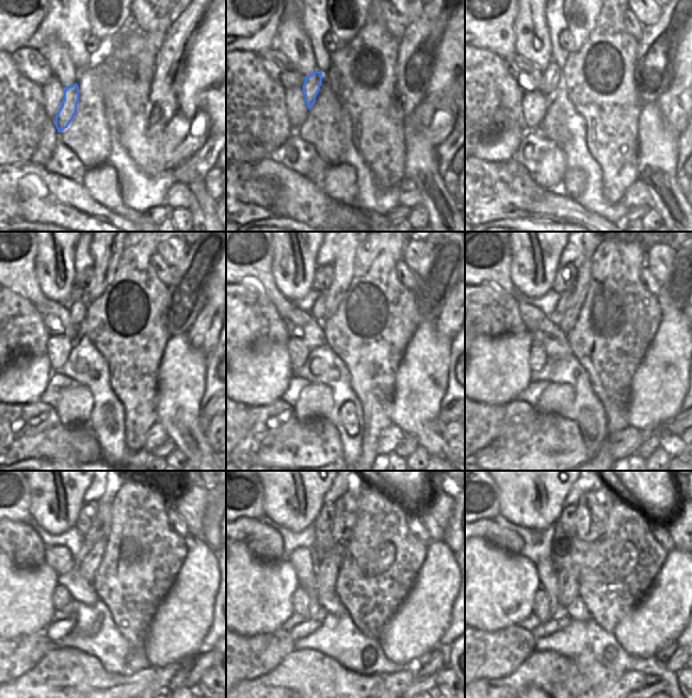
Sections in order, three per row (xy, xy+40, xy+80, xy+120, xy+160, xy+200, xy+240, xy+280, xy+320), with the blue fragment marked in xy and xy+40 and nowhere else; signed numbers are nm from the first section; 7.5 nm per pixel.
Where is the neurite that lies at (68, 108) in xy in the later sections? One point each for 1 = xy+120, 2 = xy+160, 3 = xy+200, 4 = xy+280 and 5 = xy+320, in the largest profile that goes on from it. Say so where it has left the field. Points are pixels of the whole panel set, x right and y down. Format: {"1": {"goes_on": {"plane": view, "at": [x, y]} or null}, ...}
{"1": {"goes_on": {"plane": "xy+120", "at": [77, 311]}}, "2": {"goes_on": {"plane": "xy+160", "at": [319, 310]}}, "3": {"goes_on": {"plane": "xy+200", "at": [563, 304]}}, "4": {"goes_on": {"plane": "xy+280", "at": [347, 507]}}, "5": {"goes_on": {"plane": "xy+320", "at": [592, 509]}}}

